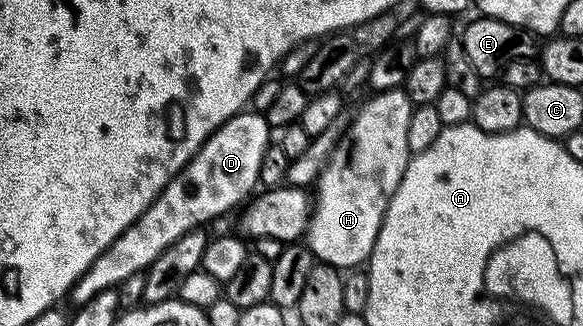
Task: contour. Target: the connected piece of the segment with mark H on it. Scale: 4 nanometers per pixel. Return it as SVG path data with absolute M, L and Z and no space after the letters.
M402 89L381 91L371 97L373 99L357 115L355 113L351 116L347 134L332 151L328 163L321 169L319 178L314 183L316 195L314 193L306 245L321 264L328 264L332 268L356 269L367 264L374 249L374 241L384 223L388 202L408 168L410 152L406 137L410 134L410 113L414 106L410 97Z

